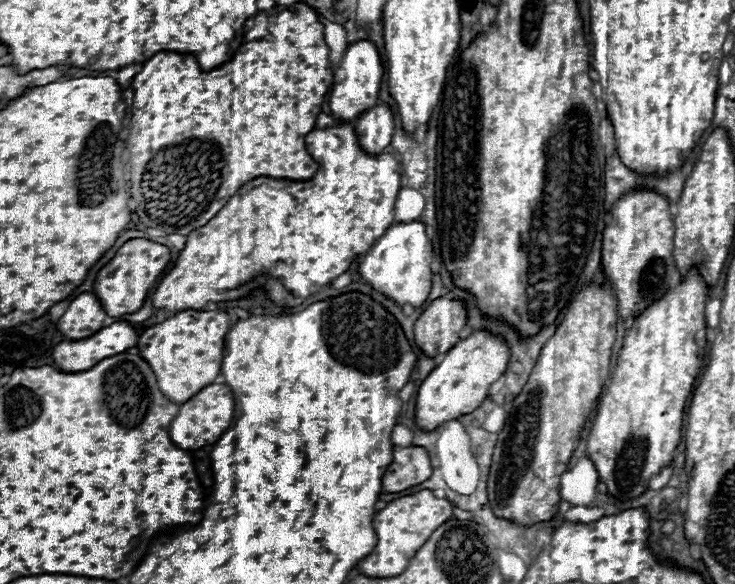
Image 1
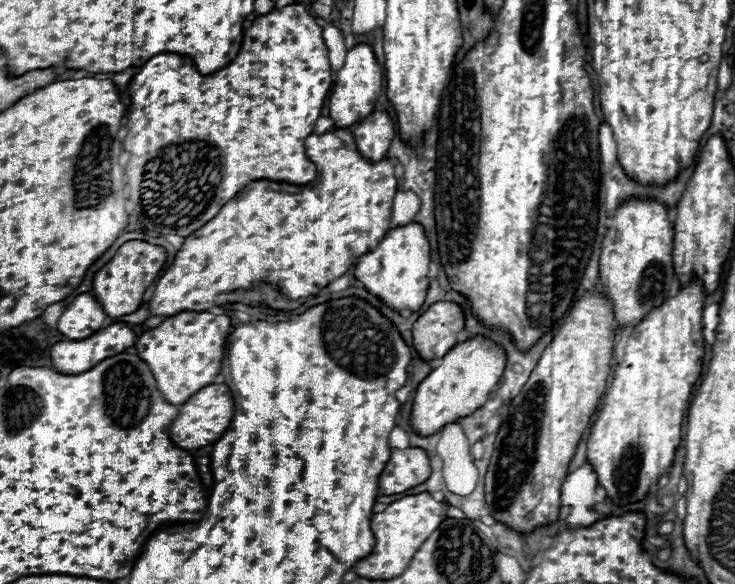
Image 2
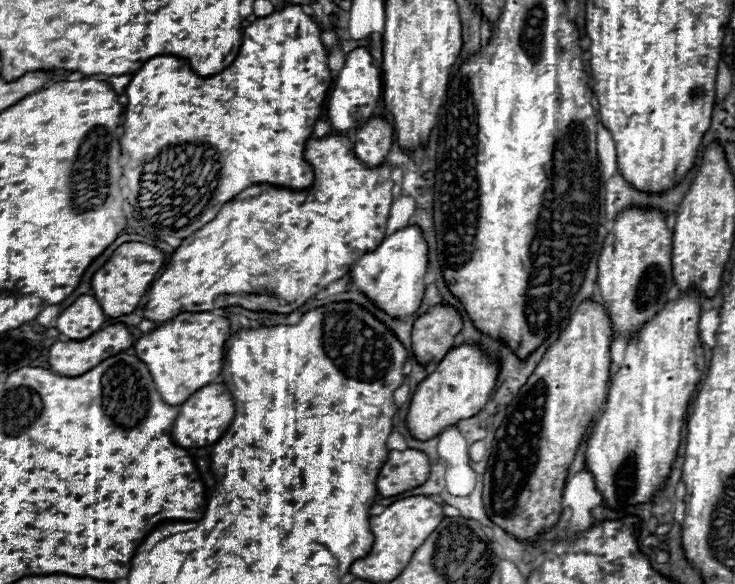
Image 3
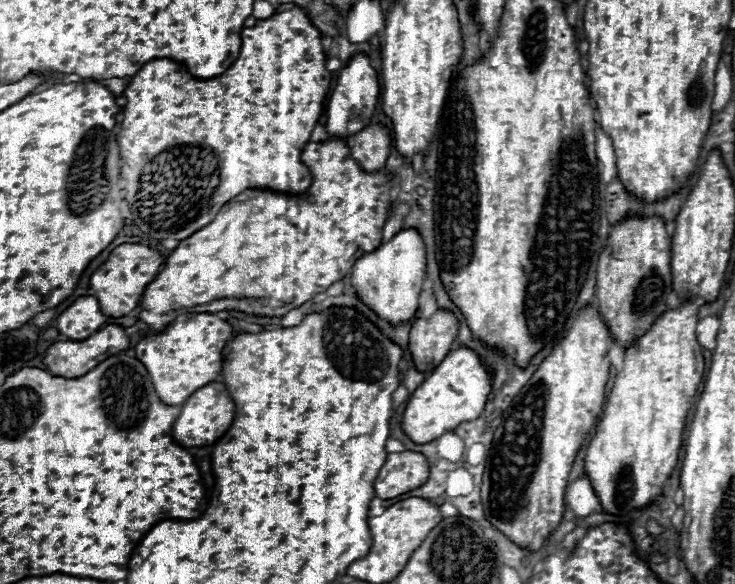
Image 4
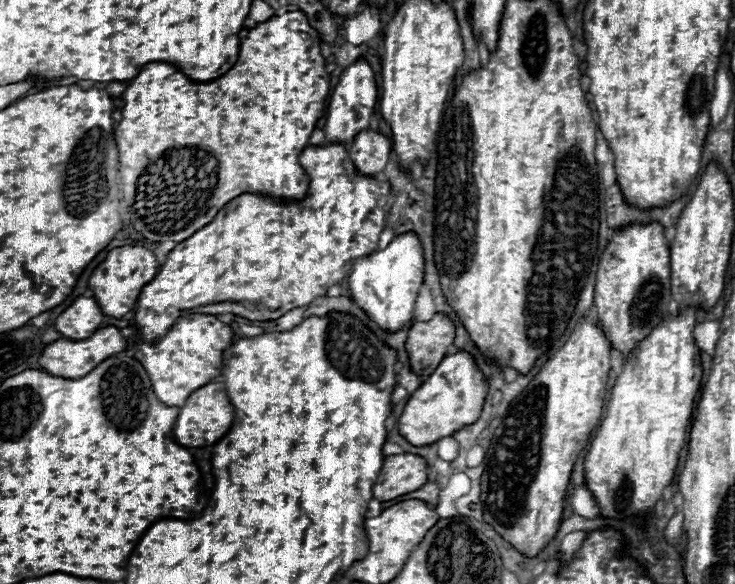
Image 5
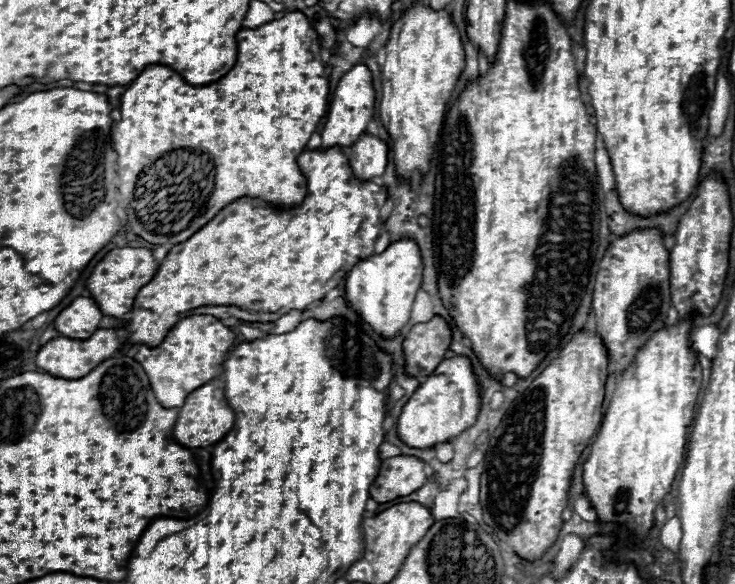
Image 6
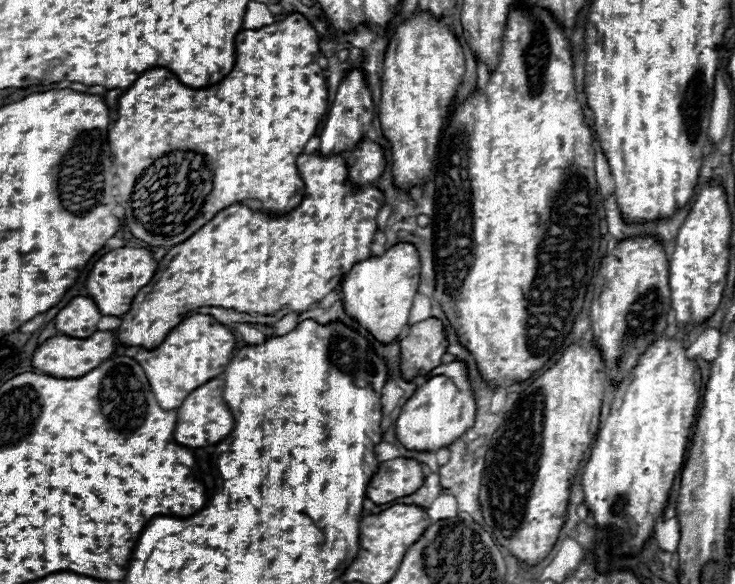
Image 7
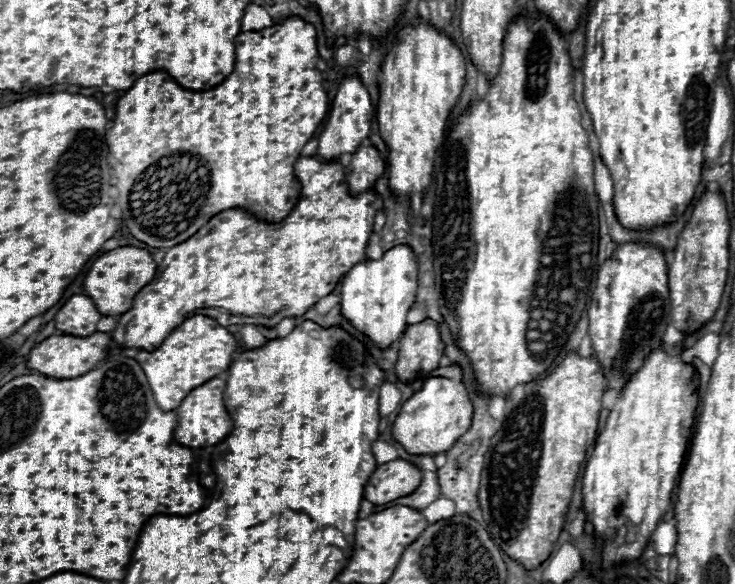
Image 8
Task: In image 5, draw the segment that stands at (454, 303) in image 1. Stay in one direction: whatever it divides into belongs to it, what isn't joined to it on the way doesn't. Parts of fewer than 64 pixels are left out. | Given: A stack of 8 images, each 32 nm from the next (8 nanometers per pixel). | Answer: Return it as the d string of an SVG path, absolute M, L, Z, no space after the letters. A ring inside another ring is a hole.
M436 312L428 322L414 322L408 330L406 352L410 366L420 376L430 376L444 360L456 336L456 324L450 316Z

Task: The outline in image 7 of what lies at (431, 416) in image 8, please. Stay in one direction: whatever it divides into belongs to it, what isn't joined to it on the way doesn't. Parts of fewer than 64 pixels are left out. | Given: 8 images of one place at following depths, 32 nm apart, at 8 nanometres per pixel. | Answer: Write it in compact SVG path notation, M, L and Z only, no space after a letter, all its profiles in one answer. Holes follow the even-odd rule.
M452 360L434 368L428 380L402 406L402 412L396 420L396 438L408 450L438 450L462 436L474 424L474 418L476 398L468 378L468 366L462 360Z

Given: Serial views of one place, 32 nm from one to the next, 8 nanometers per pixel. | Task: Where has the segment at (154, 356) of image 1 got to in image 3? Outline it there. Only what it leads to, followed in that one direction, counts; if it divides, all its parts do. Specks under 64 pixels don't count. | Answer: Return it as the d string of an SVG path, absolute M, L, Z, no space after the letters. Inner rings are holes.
M182 312L156 330L144 334L136 344L136 356L150 368L154 384L164 402L184 404L196 390L212 384L222 370L224 344L230 336L230 322L210 312Z

